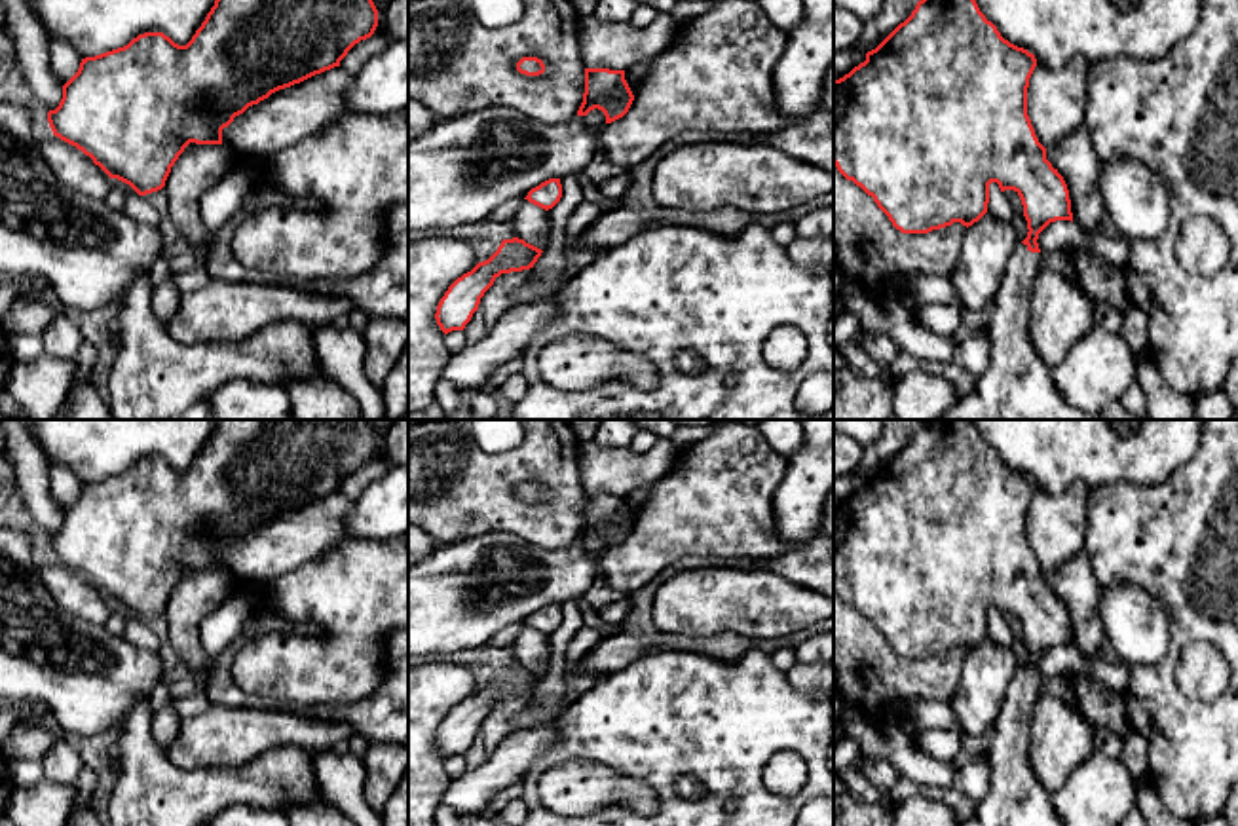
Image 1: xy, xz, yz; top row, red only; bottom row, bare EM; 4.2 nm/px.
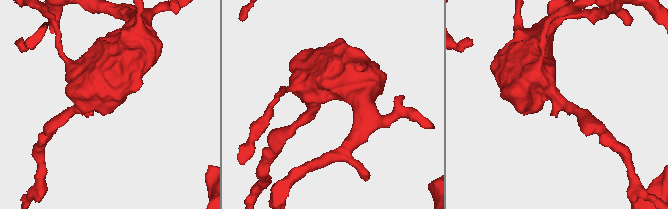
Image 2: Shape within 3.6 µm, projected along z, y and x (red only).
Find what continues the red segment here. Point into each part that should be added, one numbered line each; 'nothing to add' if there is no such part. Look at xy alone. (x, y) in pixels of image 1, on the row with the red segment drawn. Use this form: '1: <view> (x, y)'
nothing to add

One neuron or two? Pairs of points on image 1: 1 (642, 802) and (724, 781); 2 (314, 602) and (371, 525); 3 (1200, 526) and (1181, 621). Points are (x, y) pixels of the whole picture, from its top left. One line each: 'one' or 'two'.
1: two
2: two
3: one

